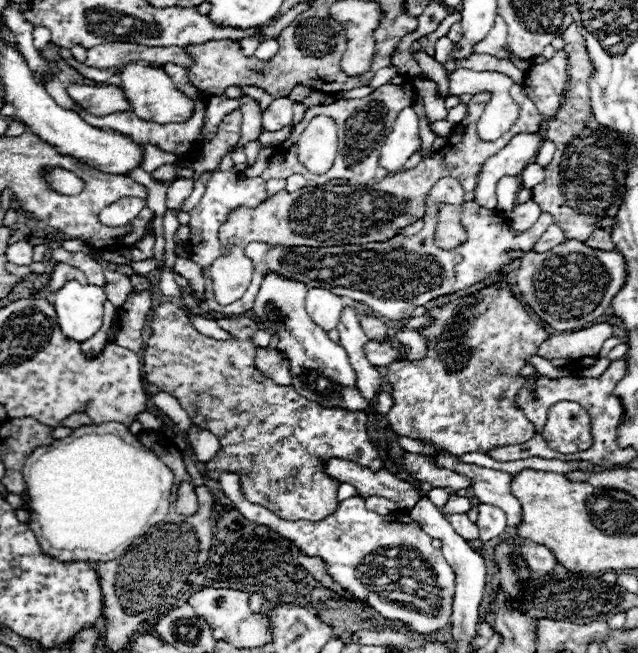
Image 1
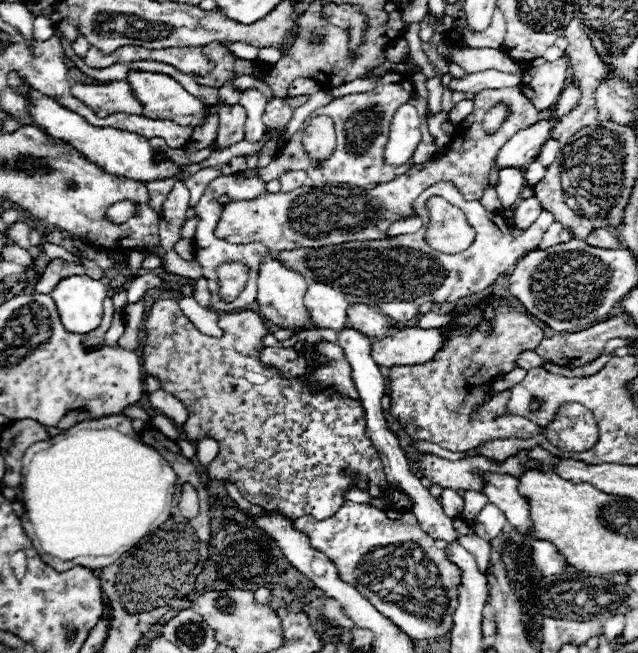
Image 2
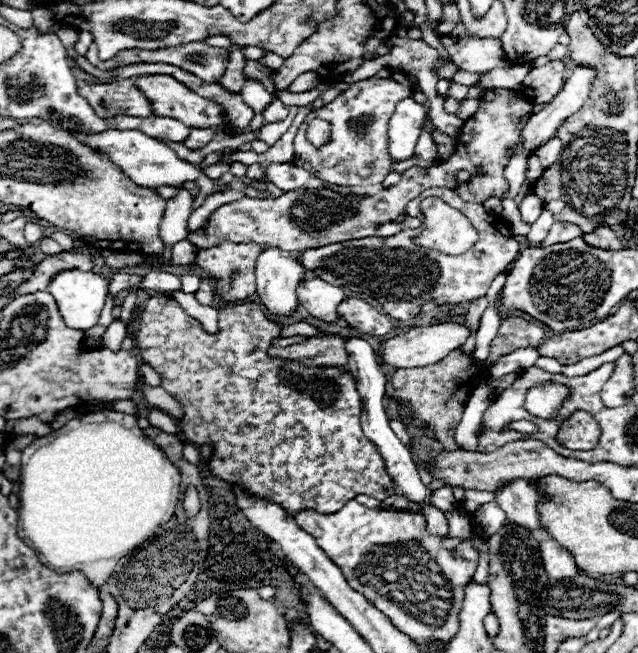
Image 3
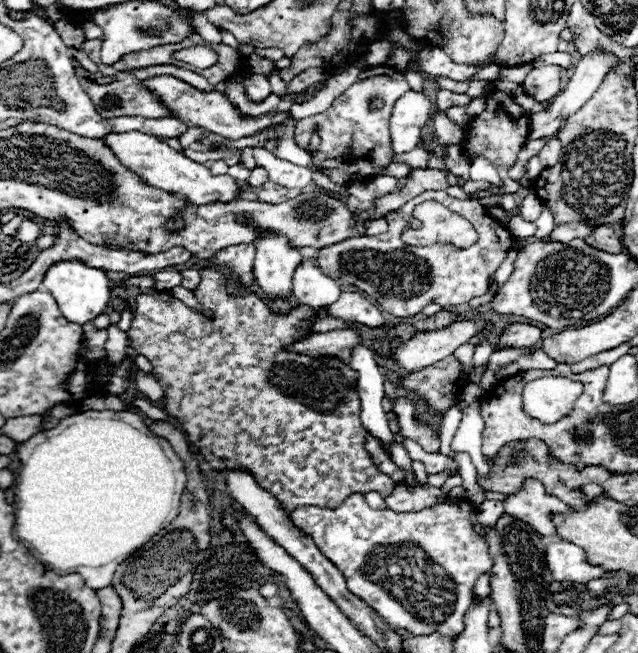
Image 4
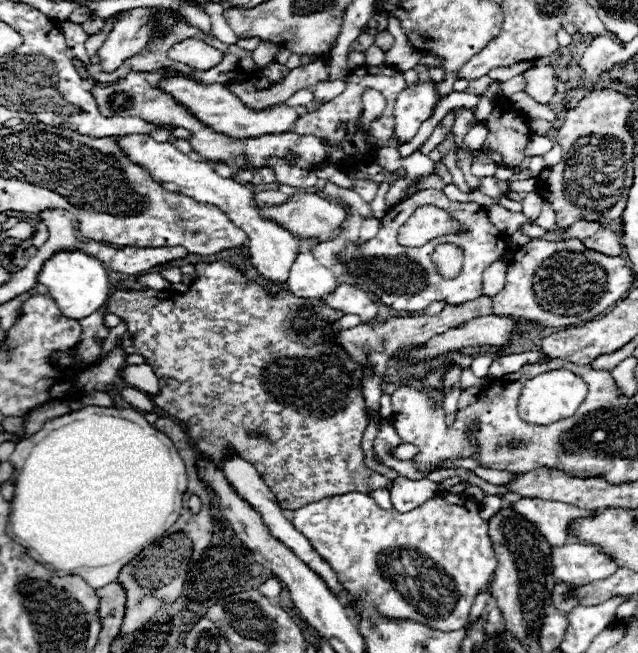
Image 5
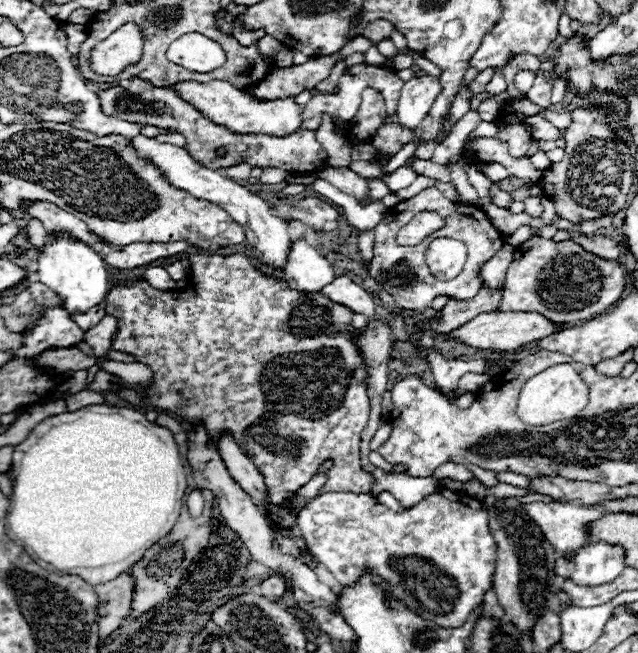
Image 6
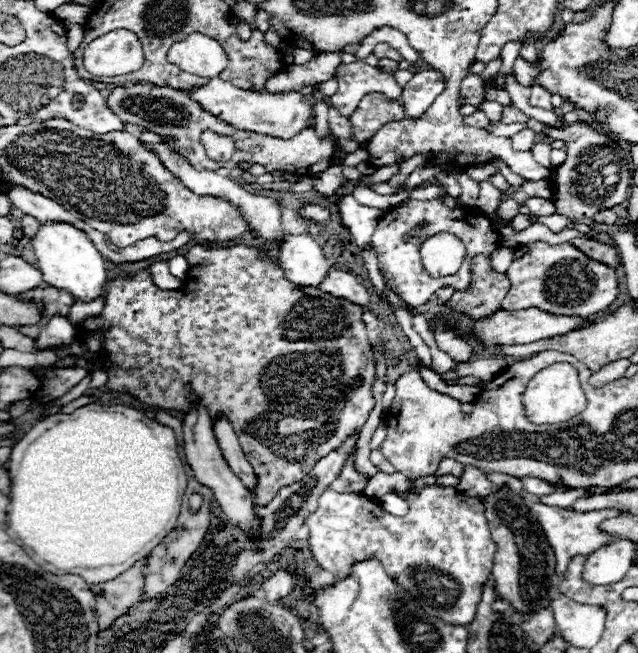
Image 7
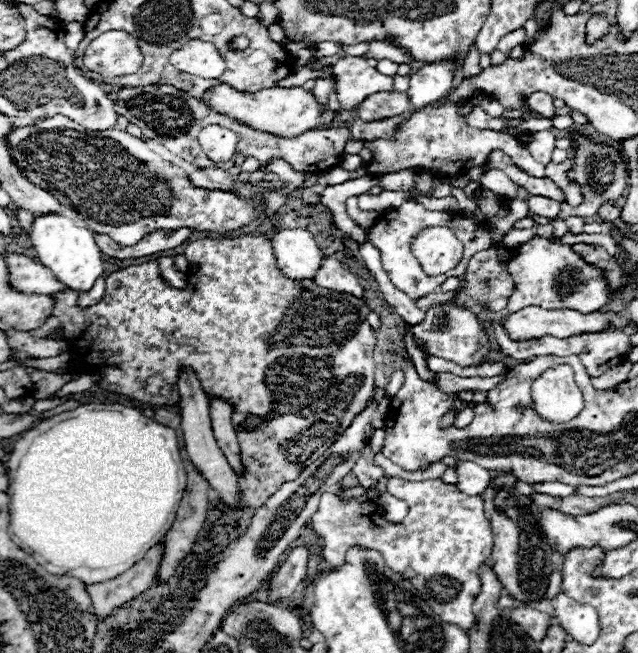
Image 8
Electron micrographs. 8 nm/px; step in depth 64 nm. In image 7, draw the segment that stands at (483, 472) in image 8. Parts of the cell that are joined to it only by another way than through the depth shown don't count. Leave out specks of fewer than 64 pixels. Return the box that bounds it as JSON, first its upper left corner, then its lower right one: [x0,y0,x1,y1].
[458,466,492,498]

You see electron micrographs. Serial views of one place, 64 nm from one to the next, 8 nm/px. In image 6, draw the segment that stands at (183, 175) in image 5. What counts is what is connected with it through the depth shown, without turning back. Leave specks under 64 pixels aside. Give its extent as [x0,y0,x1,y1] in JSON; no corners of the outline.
[132,134,290,270]

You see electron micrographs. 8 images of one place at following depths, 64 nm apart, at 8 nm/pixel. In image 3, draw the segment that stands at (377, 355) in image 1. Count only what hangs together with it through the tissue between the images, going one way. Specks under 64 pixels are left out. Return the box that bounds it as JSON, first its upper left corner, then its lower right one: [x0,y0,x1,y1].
[380,322,470,368]

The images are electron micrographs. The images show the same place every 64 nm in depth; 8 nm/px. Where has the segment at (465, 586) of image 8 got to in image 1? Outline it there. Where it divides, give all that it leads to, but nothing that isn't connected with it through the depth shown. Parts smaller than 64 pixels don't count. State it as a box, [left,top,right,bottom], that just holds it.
[218,472,454,636]

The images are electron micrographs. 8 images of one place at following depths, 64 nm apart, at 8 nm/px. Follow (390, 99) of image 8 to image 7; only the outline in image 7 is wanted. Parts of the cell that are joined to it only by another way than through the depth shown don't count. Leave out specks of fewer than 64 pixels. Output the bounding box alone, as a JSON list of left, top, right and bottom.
[350,92,404,144]

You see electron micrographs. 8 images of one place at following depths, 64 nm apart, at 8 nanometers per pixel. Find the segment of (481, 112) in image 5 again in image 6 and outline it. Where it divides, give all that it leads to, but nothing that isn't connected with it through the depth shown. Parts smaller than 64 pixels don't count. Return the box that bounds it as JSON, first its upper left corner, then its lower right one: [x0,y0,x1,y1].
[478,100,500,122]

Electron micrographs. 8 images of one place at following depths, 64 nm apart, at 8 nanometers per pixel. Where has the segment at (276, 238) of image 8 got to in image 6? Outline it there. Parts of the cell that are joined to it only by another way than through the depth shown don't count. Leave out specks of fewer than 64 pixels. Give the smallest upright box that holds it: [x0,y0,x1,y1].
[282,240,334,292]

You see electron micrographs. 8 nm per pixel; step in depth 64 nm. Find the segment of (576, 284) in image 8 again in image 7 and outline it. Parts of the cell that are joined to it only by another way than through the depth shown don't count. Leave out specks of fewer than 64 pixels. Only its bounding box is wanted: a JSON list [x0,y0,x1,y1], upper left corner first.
[502,242,618,318]

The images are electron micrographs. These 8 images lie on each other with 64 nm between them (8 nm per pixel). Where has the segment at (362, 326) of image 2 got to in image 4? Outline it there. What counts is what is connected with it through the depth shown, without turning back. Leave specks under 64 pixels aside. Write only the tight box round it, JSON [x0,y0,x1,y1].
[328,290,384,328]

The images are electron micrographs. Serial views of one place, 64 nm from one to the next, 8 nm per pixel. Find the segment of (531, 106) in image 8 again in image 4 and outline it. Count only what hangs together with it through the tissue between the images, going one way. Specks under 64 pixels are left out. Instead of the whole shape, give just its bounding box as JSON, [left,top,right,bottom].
[522,66,560,102]

